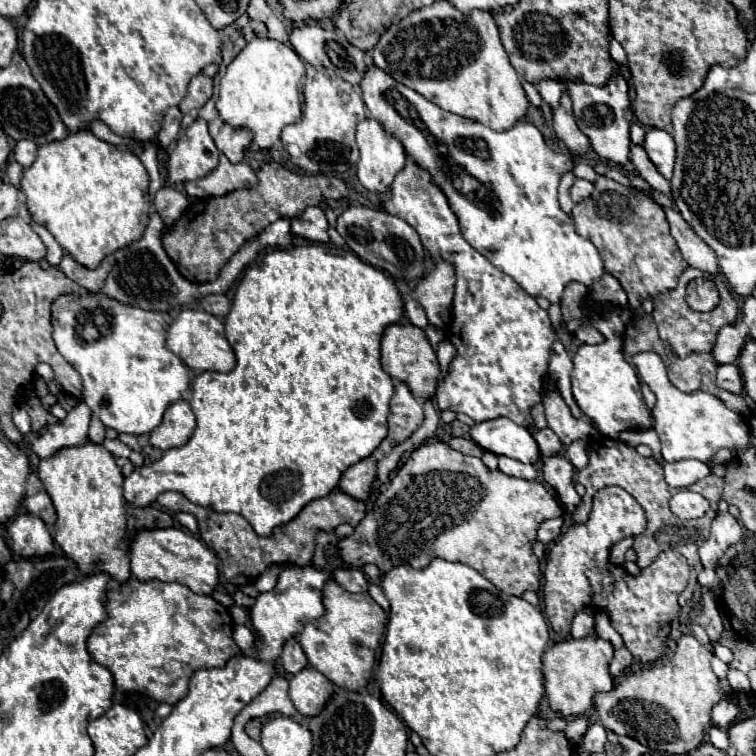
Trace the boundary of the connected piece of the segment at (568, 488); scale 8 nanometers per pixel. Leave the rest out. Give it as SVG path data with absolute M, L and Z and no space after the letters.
M562 455L546 457L542 473L544 473L546 483L552 485L552 489L558 493L564 509L574 513L574 509L578 507L578 501L582 501L582 497L576 493L574 483L572 483L572 475L574 475L572 463L568 459L564 459Z

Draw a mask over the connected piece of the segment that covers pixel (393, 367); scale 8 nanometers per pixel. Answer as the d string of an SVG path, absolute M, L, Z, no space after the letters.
M410 321L394 323L384 331L384 337L382 337L382 367L390 377L404 381L410 387L410 391L414 393L414 397L428 399L436 391L436 377L440 373L436 351L428 343L424 329L412 325Z

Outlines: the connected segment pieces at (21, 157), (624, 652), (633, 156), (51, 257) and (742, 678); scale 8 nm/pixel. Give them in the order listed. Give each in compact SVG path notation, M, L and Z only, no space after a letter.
M18 141L14 147L14 157L24 169L34 163L36 153L38 153L38 147L32 141Z
M622 645L620 649L616 649L614 659L610 661L610 675L616 677L618 673L622 673L624 667L628 667L632 663L632 653L626 649L626 645Z
M632 145L630 147L630 161L636 169L636 173L646 179L654 189L662 191L664 195L670 195L670 181L666 181L656 169L654 165L650 165L650 159L646 157L646 151L642 149L642 145Z
M42 237L42 241L44 241L46 247L48 247L48 255L46 255L46 259L48 259L52 265L56 265L56 263L60 261L60 257L62 257L62 249L60 249L60 245L54 241L54 237Z
M730 669L728 671L728 683L734 691L738 693L748 693L750 691L750 681L748 677L742 673L742 671L736 671L736 669Z

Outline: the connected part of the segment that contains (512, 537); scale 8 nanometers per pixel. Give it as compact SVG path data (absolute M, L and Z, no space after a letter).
M428 443L418 447L408 461L392 473L390 483L380 491L374 507L354 527L354 533L340 541L340 555L356 567L374 563L382 573L394 565L412 565L422 569L434 557L442 557L446 561L460 561L478 569L478 573L482 573L504 593L522 595L528 589L538 591L540 587L540 561L532 553L538 525L560 515L560 503L538 481L526 481L508 477L502 471L490 471L478 457L462 455L446 443Z

